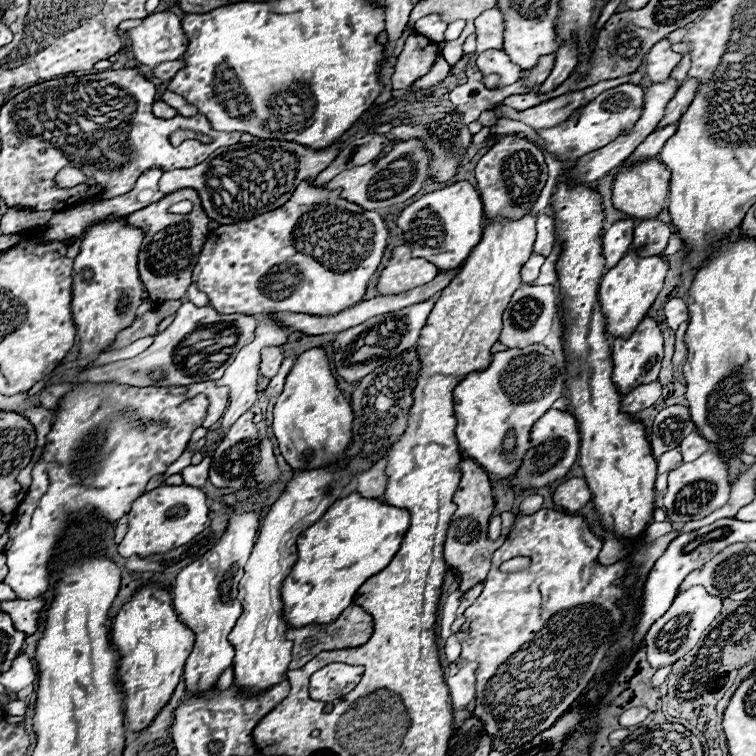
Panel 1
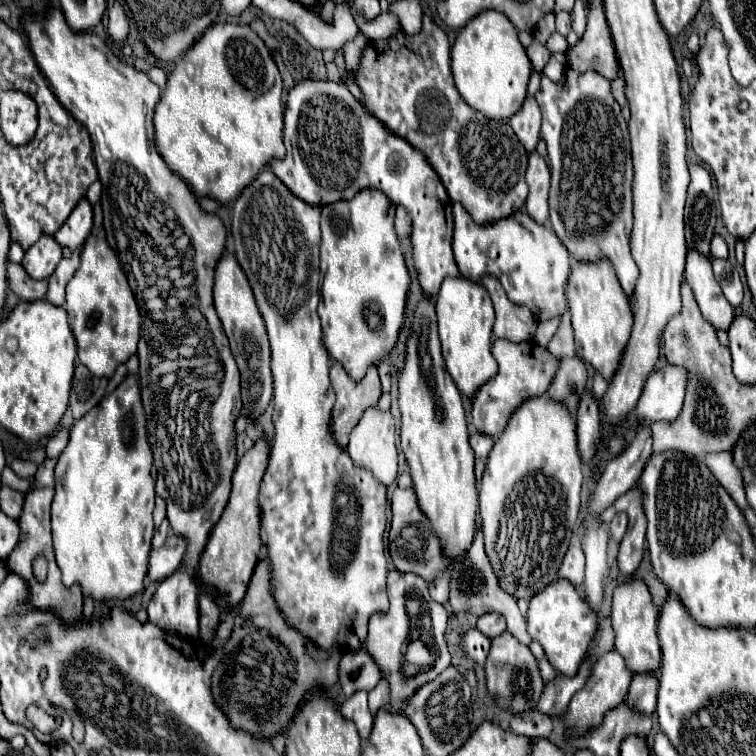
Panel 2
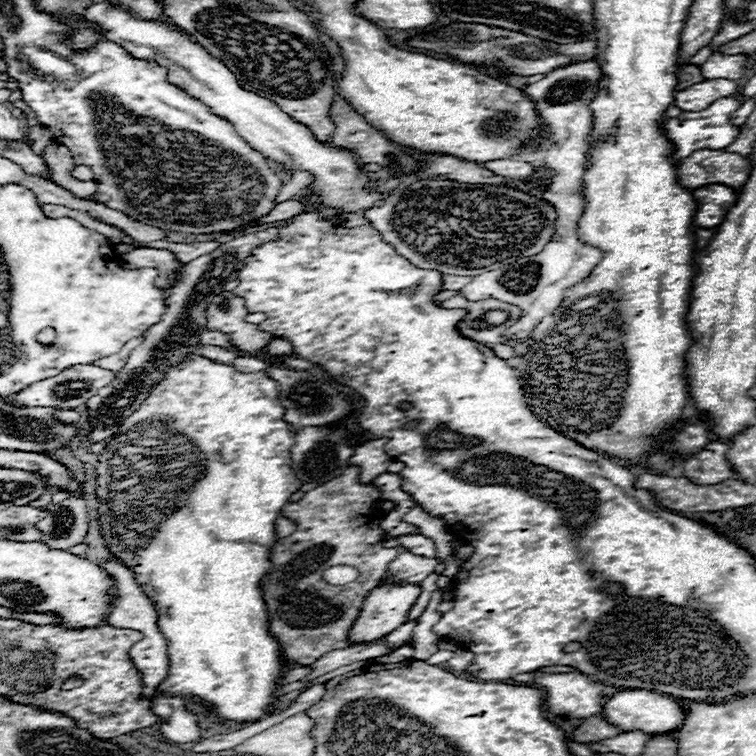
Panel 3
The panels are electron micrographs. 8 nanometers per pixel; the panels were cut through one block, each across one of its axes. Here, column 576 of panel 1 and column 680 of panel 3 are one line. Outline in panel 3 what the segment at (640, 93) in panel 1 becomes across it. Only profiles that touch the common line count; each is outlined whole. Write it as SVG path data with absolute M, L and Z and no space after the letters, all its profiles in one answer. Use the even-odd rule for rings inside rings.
M728 96L728 98L720 98L720 100L712 102L708 108L704 108L700 112L682 112L680 118L666 118L662 122L662 130L664 130L664 136L668 138L668 142L674 146L672 158L680 160L702 148L724 150L726 146L730 146L740 134L740 128L730 122L732 112L738 108L740 108L740 102L732 96Z

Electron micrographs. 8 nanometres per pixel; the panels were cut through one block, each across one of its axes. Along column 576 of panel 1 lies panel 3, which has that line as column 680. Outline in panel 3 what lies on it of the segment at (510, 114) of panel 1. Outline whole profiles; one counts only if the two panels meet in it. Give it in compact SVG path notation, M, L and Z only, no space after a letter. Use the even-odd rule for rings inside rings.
M728 78L704 80L700 84L676 92L676 106L680 110L704 110L704 106L710 106L710 102L714 102L716 98L734 96L736 90L738 84Z

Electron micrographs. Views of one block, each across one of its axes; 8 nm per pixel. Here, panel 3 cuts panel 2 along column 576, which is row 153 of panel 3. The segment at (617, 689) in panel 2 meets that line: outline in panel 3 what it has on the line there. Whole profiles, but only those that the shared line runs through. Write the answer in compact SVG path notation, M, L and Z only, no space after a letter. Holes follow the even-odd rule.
M696 150L692 156L684 158L678 166L678 182L694 190L706 184L726 184L740 190L750 174L750 160L724 150Z

